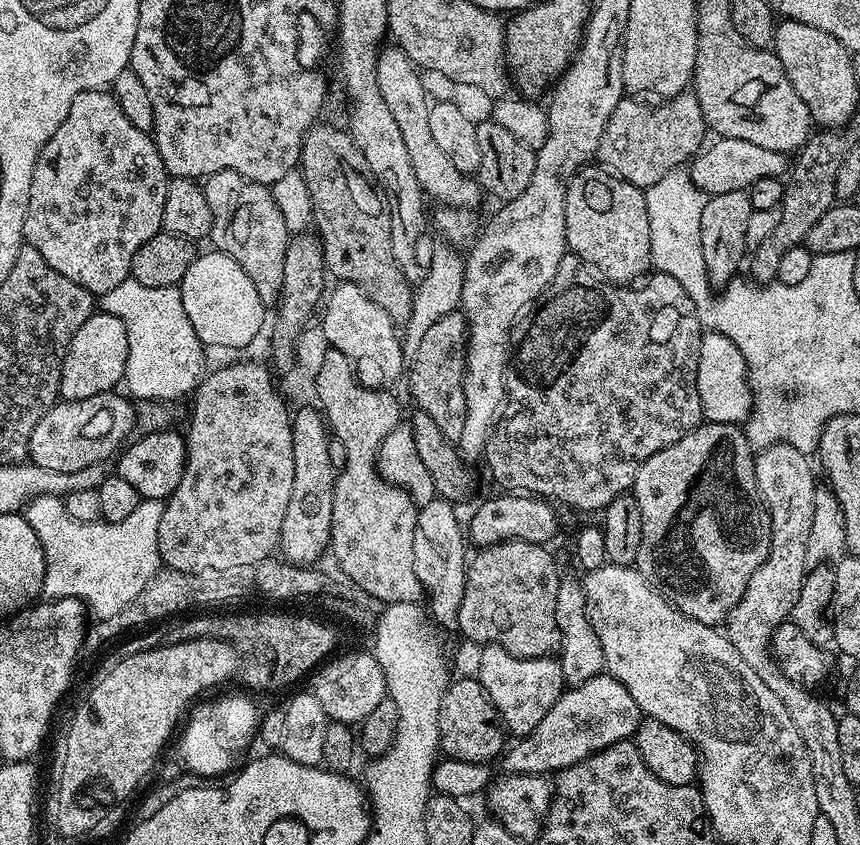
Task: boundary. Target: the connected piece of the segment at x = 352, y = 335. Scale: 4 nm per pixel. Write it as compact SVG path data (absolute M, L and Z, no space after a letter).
M340 282L335 285L337 288L327 293L326 303L322 308L322 316L324 312L324 336L329 341L327 342L331 347L336 348L342 354L346 354L347 356L351 356L352 363L356 366L356 377L360 379L364 383L364 385L368 388L378 388L381 390L387 389L388 384L392 384L396 379L403 377L405 375L406 369L402 364L402 350L400 349L400 336L398 335L398 324L397 321L392 320L390 318L390 314L386 310L382 310L382 306L378 306L378 302L374 302L374 298L370 298L368 295L364 293L360 289L360 285L354 284L351 282Z

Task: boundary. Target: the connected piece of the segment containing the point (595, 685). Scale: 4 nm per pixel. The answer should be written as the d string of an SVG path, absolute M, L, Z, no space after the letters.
M601 674L590 678L590 682L571 685L561 694L558 702L550 706L550 714L546 714L546 718L542 718L530 734L519 737L516 745L513 748L511 745L503 753L503 771L535 776L561 772L588 756L614 746L614 742L632 740L641 719L638 702L630 698L630 690L626 690L618 678Z

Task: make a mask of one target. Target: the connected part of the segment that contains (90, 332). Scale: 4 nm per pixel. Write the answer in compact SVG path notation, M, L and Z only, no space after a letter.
M99 310L93 311L92 316L86 318L82 326L78 326L78 334L72 336L66 354L60 361L61 397L64 400L81 400L94 398L94 394L113 391L123 381L126 354L130 354L130 338L126 336L122 318Z

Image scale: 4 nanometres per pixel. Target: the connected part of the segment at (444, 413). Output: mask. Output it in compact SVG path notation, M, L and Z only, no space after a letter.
M455 310L430 327L419 345L414 366L406 372L406 381L416 399L415 407L434 418L434 422L438 422L438 430L452 442L459 441L462 426L466 423L464 371L467 357L468 321L464 319L463 311Z

